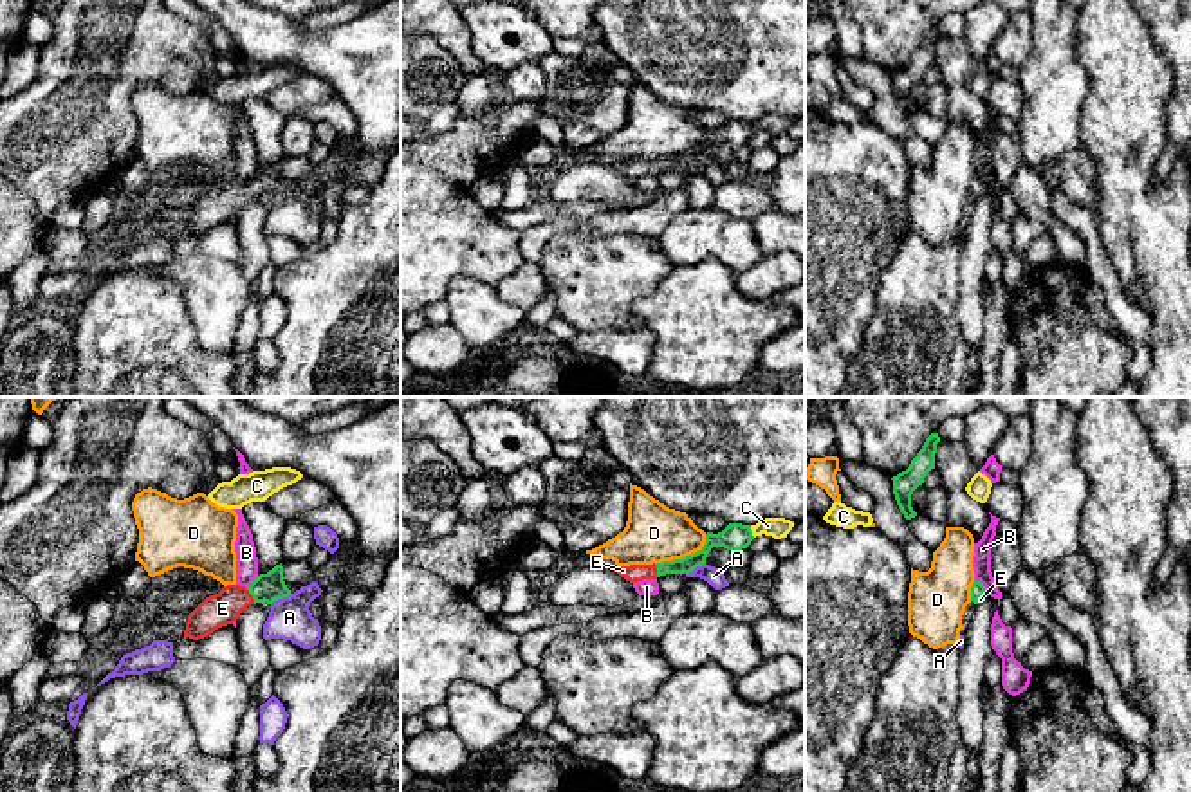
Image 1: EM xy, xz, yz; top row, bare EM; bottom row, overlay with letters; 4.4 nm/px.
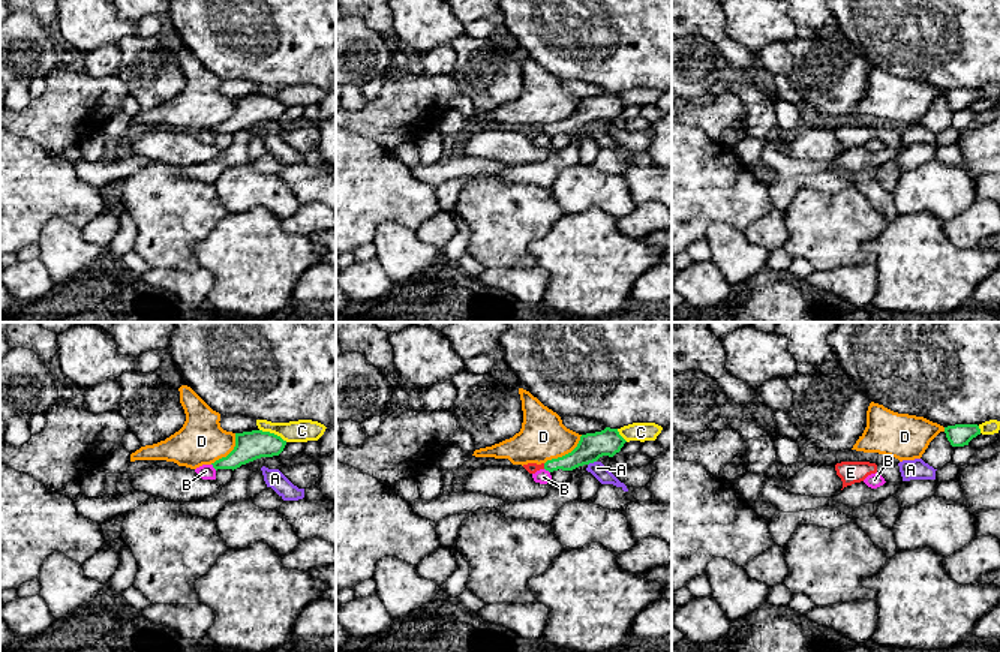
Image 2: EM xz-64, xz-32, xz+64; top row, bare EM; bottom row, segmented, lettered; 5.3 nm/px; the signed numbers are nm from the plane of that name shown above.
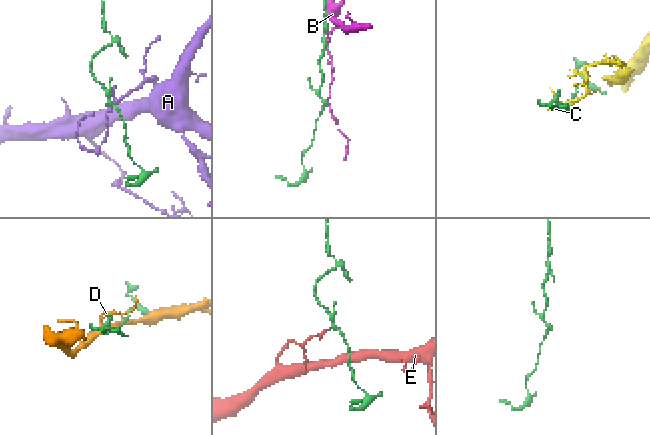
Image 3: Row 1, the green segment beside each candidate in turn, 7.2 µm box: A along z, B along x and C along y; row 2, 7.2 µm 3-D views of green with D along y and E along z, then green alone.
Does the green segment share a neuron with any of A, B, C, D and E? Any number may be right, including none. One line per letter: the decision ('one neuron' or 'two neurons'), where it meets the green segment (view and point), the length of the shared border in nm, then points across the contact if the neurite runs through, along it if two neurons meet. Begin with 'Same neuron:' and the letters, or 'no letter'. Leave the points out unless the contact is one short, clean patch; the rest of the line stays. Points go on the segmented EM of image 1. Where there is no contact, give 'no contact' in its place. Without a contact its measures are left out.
Same neuron: E
A: two neurons; meets green in xy at (280, 598); contact 110 nm long; border along xy (291, 594), (271, 605)
B: two neurons; meets green in yz at (982, 585); contact 90 nm long; border along yz (975, 578), (987, 592)
C: two neurons; meets green in xz at (751, 531); contact 60 nm long
D: two neurons; meets green in xz at (686, 556); contact 260 nm long
E: one neuron; meets green in xy at (251, 594); contact 80 nm long; runs through xy (269, 587), (251, 594), (235, 598), (222, 608)

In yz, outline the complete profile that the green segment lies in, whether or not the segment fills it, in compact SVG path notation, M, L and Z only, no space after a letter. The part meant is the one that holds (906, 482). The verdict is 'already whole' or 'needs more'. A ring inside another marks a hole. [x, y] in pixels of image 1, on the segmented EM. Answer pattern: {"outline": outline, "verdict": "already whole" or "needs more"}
{"outline": "M931 433L926 438L922 449L911 460L909 467L891 478L897 505L906 520L911 520L917 516L917 512L911 507L911 494L919 485L924 483L924 478L928 476L928 473L935 469L935 453L937 453L938 442L940 442L938 433Z", "verdict": "already whole"}

